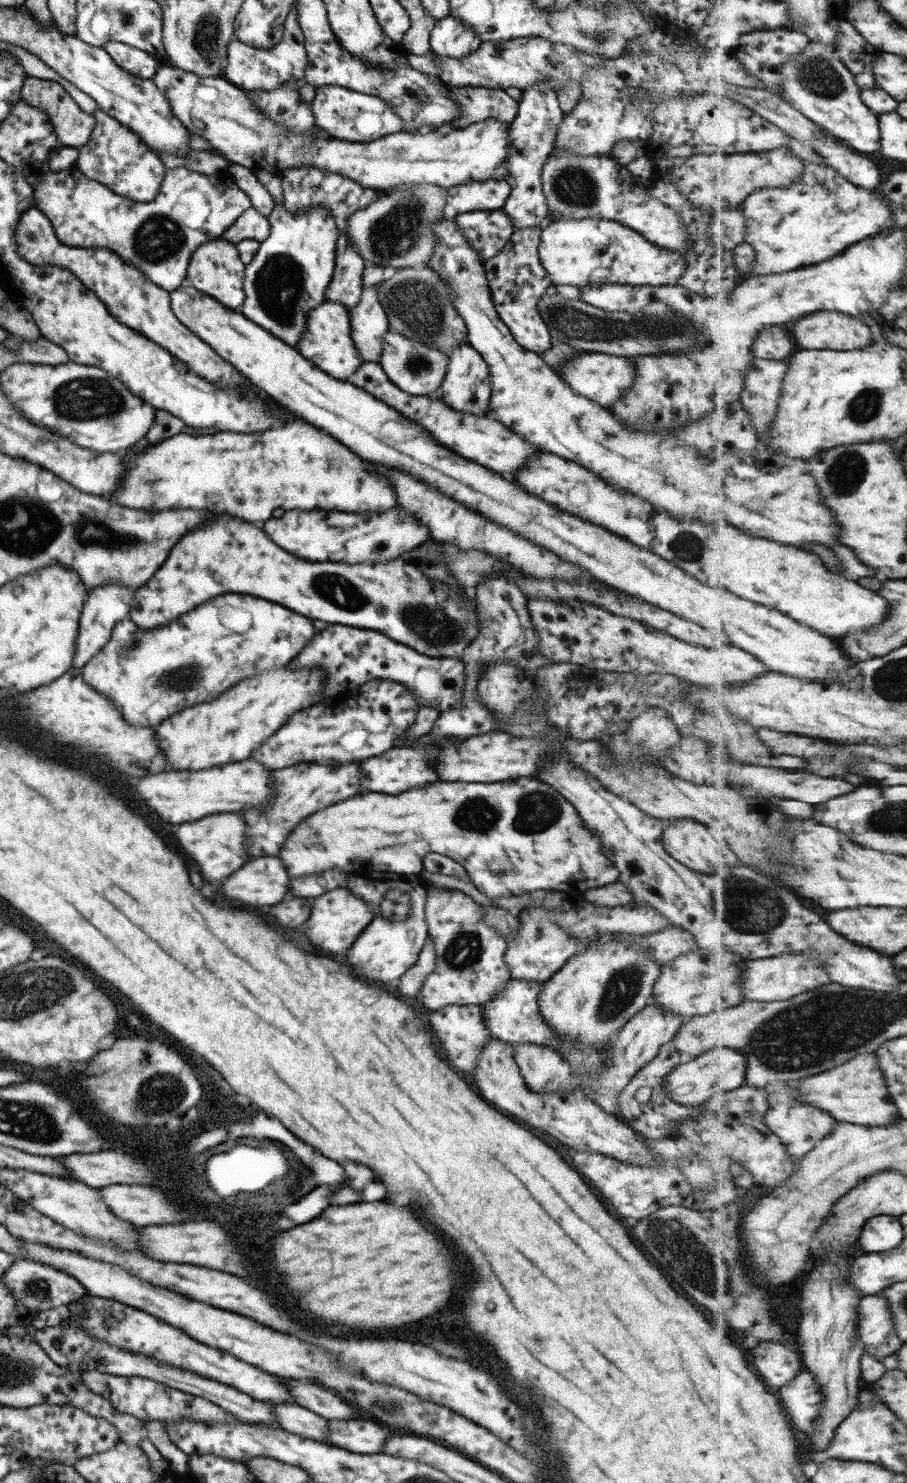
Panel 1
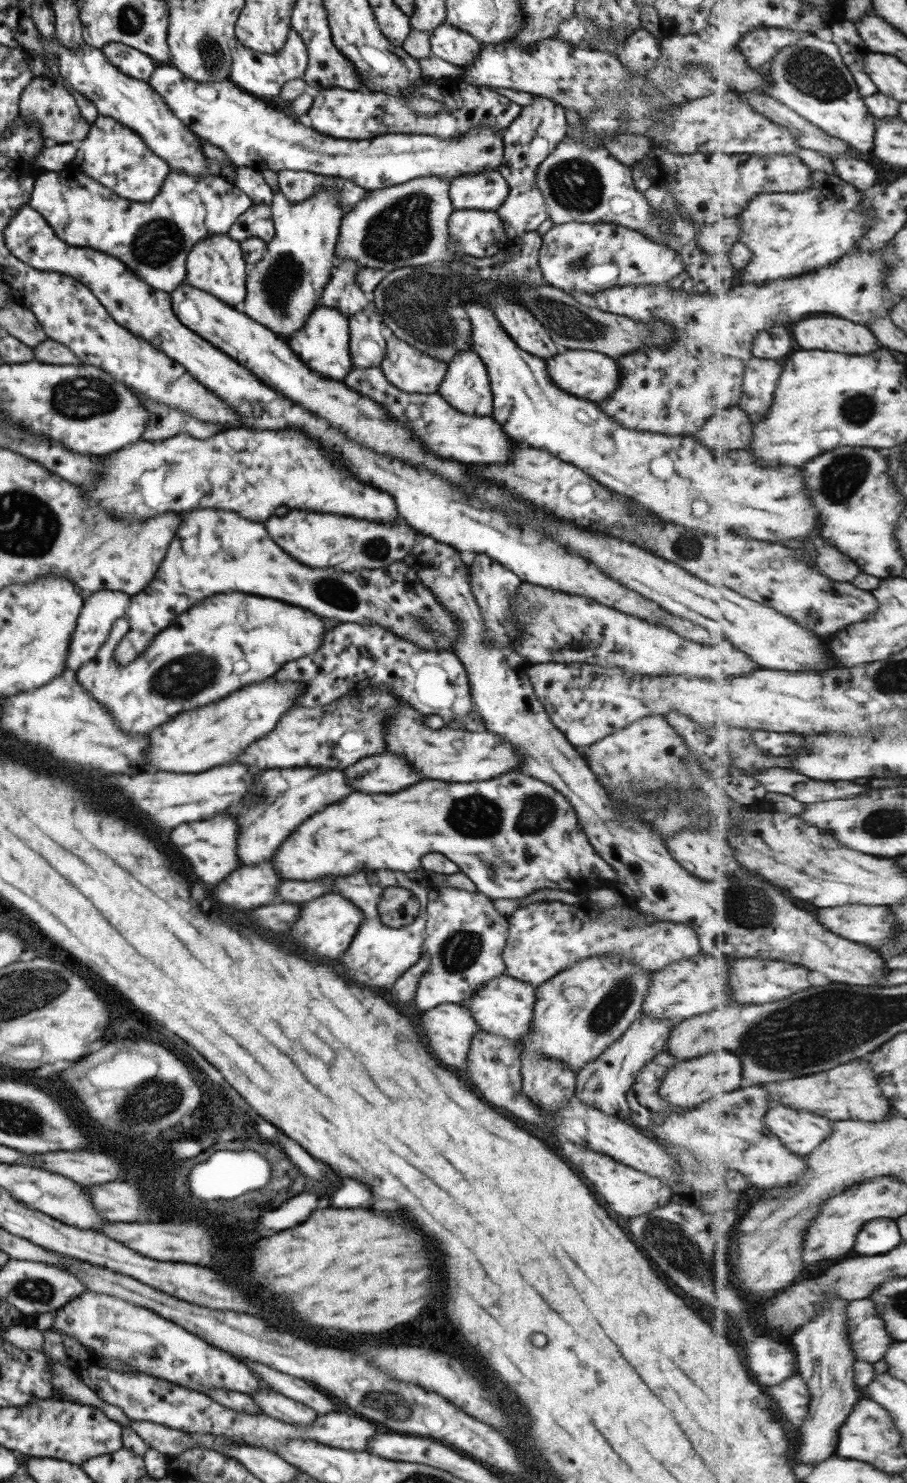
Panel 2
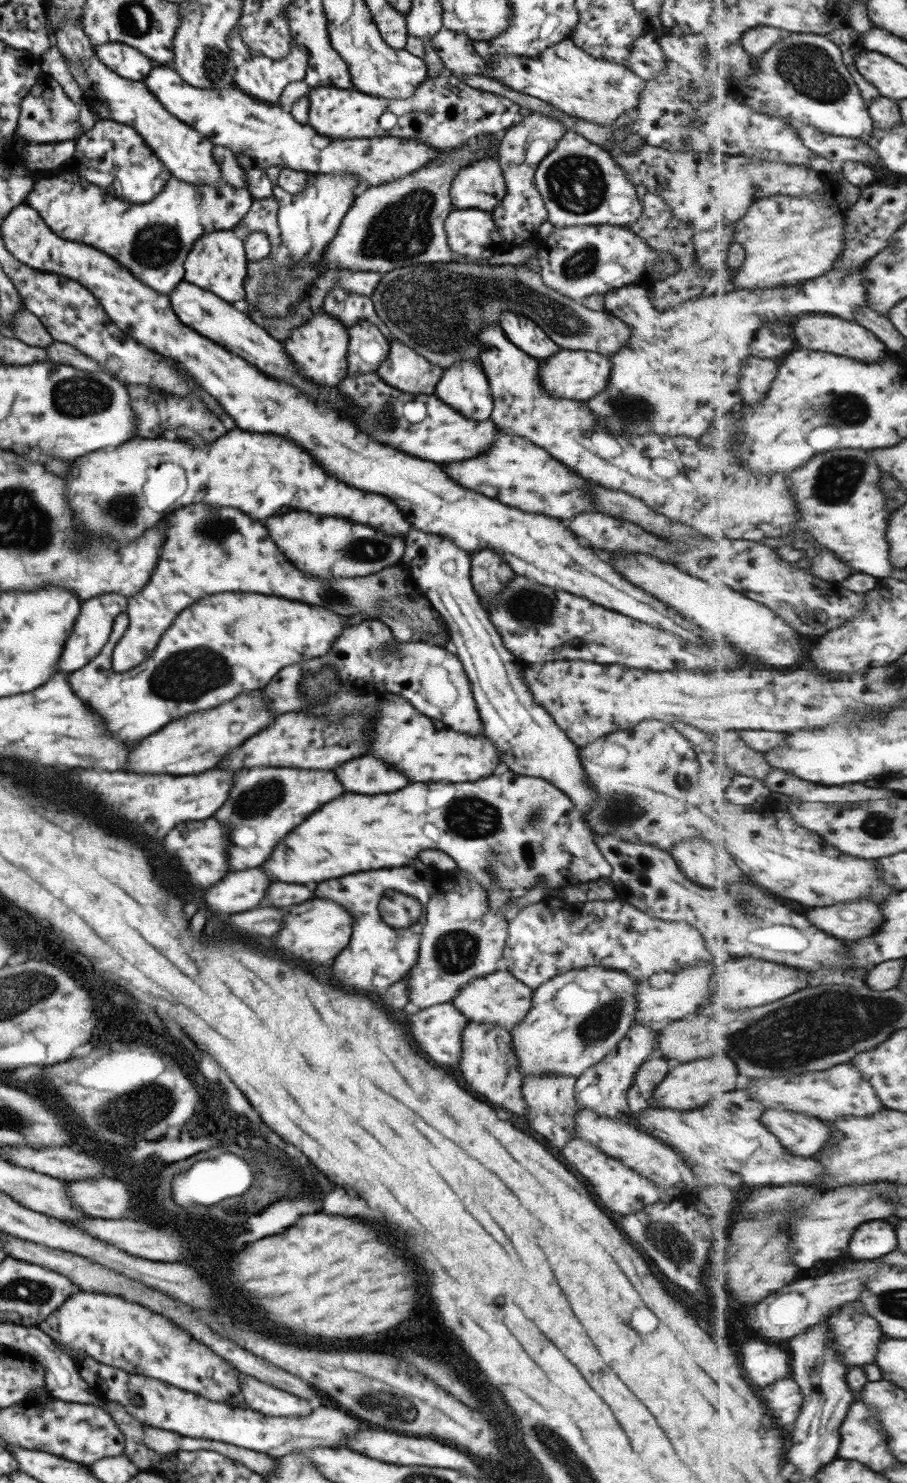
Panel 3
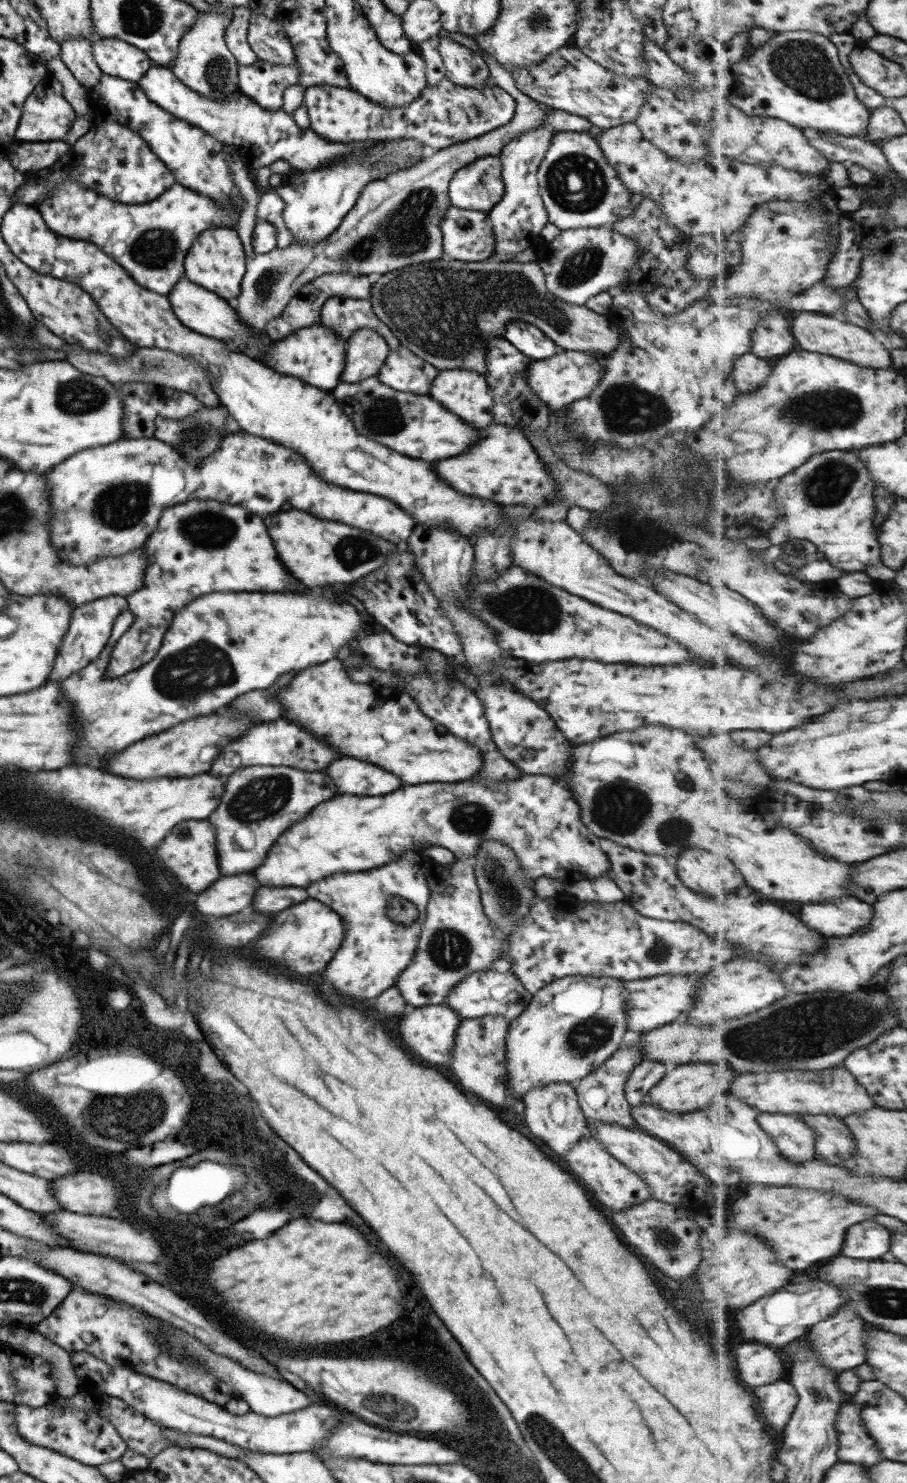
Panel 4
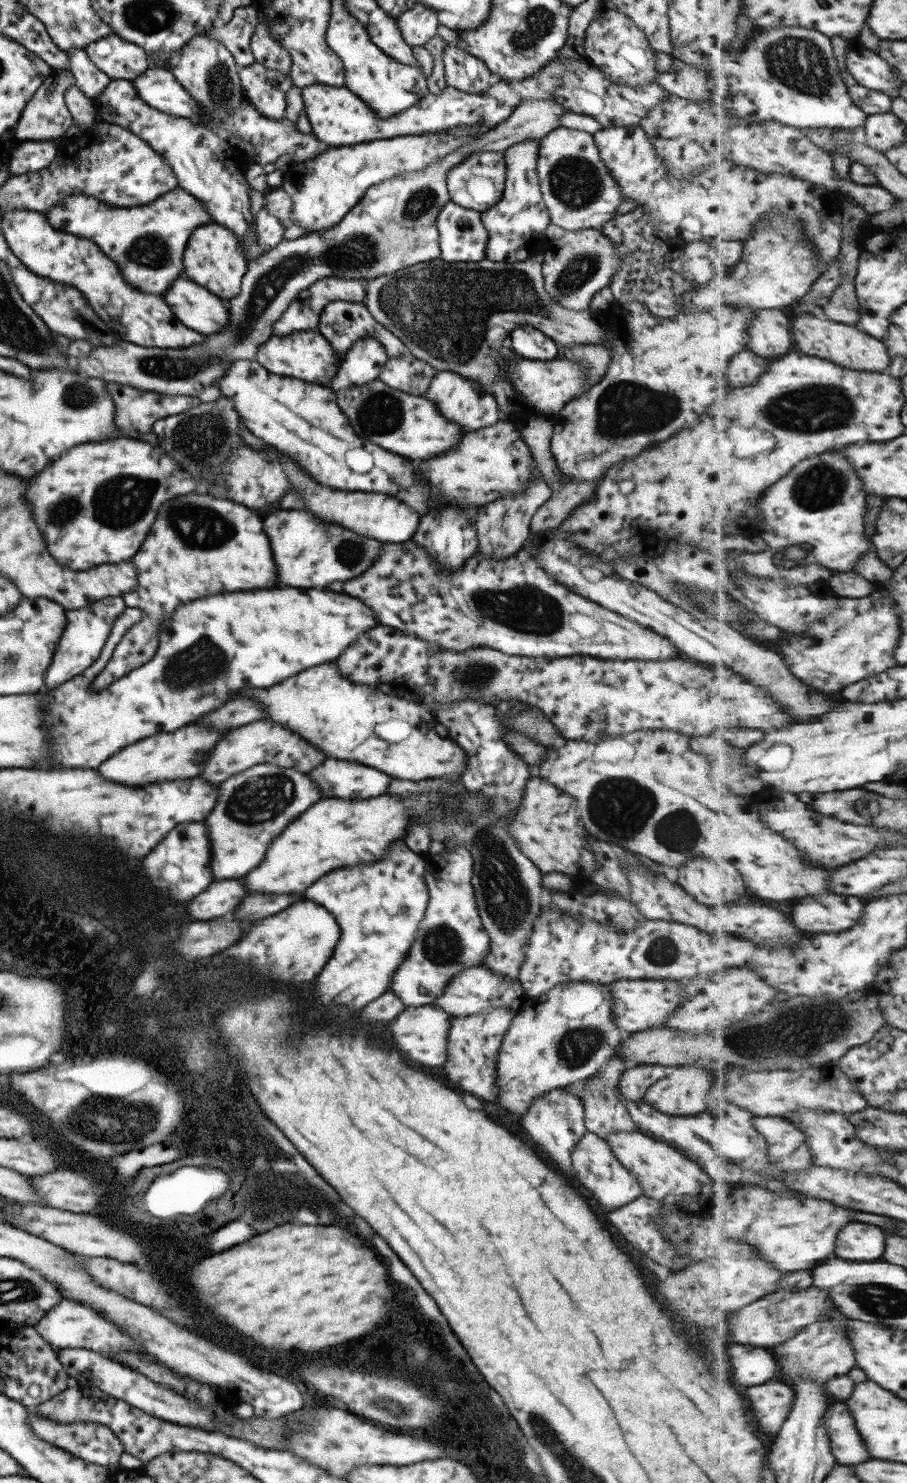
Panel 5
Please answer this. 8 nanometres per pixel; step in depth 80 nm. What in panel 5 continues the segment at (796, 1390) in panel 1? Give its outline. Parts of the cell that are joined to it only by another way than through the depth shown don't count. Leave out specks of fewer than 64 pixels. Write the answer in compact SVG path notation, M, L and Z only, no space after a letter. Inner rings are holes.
M784 1383L763 1384L747 1390L755 1420L765 1432L779 1432L790 1415L796 1400L796 1390Z

